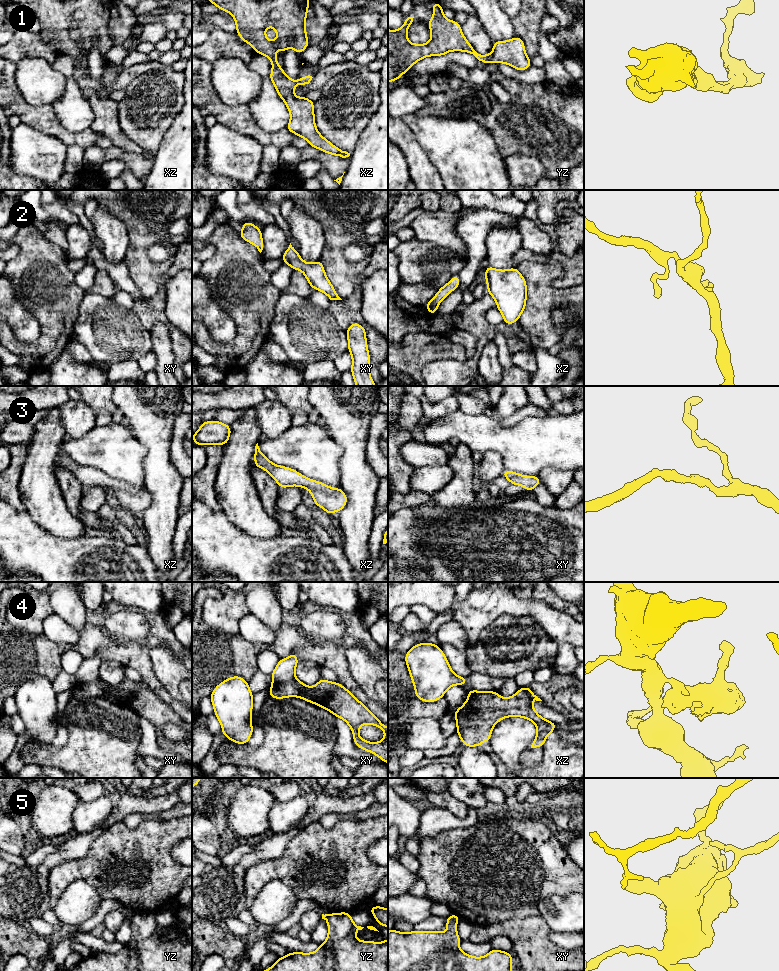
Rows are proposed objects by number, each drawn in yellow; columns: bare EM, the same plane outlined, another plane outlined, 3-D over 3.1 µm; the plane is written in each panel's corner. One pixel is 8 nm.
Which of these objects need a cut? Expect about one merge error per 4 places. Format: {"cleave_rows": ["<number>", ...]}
{"cleave_rows": ["4", "5"]}

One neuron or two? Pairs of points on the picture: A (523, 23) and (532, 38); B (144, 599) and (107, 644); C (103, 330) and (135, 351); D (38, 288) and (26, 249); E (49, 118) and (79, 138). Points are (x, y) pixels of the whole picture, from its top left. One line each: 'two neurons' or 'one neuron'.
A: one neuron
B: two neurons
C: one neuron
D: one neuron
E: one neuron

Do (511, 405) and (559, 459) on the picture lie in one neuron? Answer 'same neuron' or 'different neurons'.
different neurons

